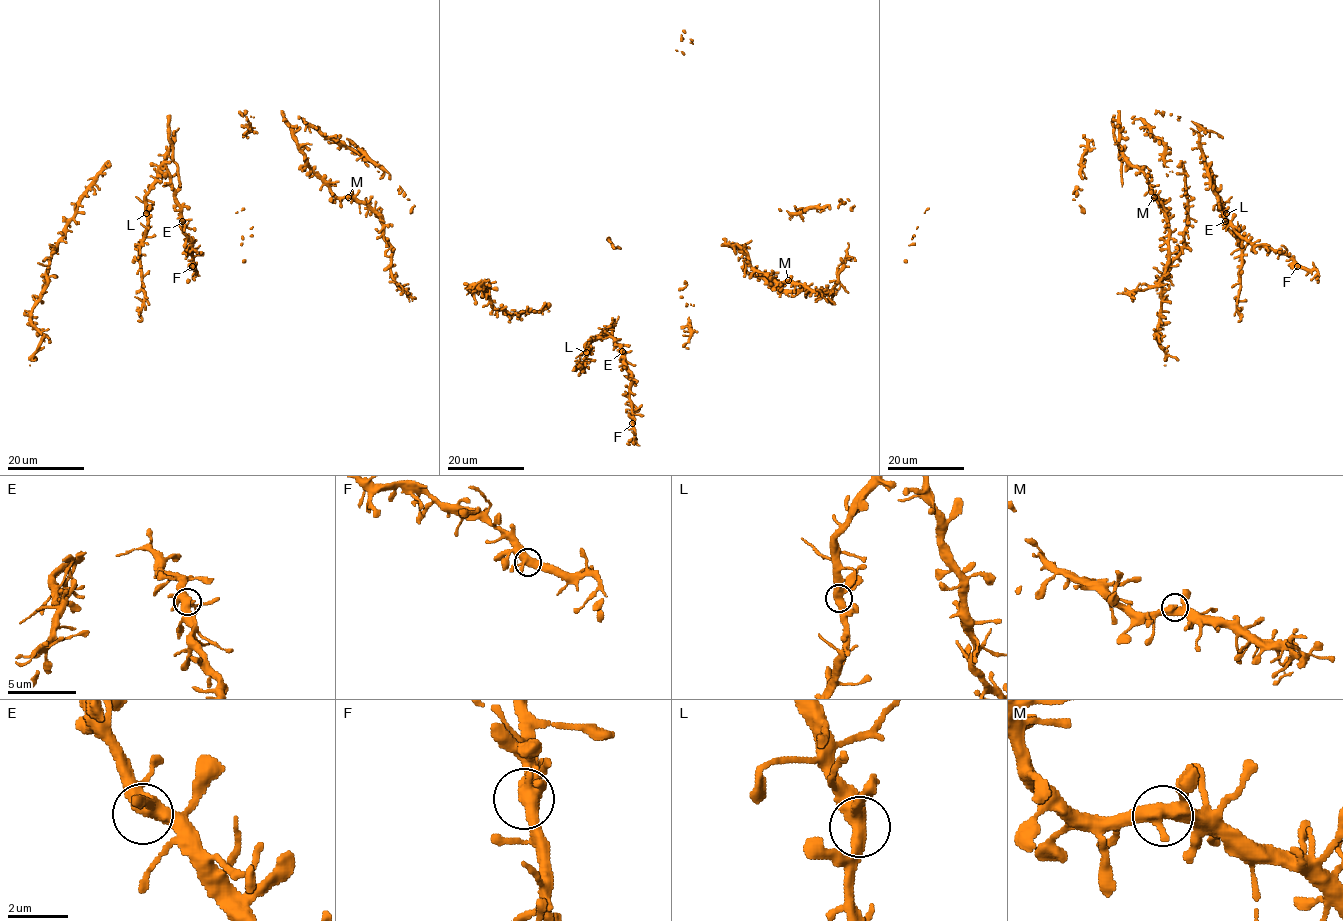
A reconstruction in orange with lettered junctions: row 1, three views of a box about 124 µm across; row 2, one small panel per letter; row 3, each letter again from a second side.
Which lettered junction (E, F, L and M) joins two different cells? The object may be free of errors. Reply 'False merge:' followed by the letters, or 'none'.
False merge: none

